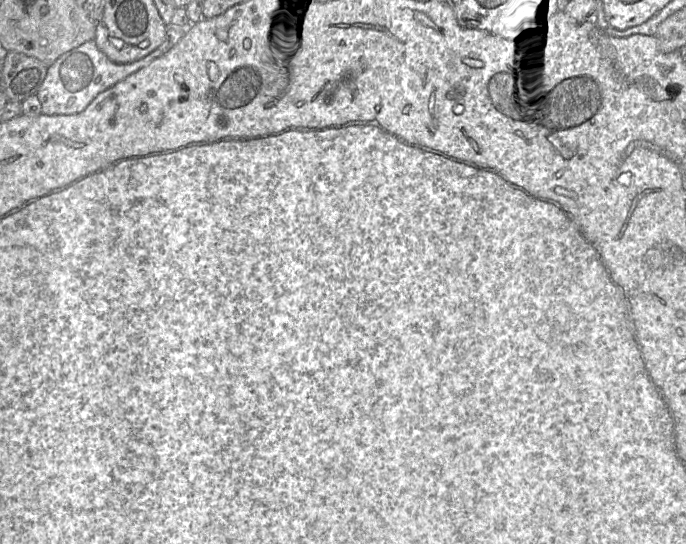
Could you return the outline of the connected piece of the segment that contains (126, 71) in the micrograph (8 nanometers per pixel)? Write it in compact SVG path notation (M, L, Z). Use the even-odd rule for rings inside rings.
M94 39L89 40L65 52L48 66L46 77L36 94L41 103L41 113L44 115L80 113L86 109L99 93L147 66L160 55L162 55L162 51L158 47L137 61L116 63L98 49Z

